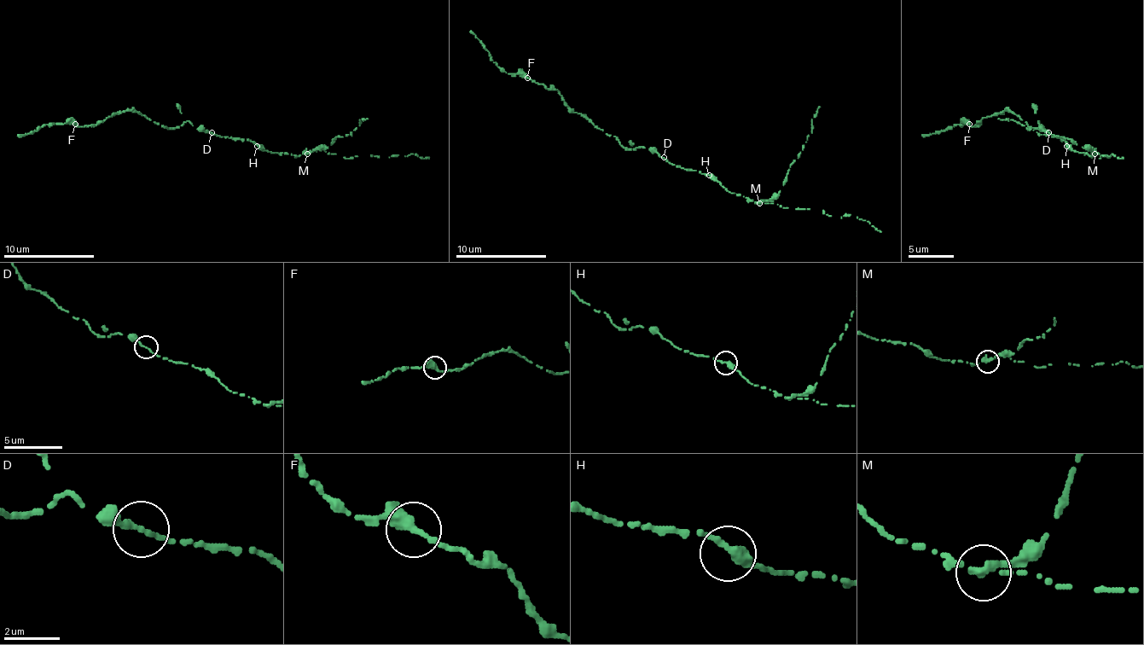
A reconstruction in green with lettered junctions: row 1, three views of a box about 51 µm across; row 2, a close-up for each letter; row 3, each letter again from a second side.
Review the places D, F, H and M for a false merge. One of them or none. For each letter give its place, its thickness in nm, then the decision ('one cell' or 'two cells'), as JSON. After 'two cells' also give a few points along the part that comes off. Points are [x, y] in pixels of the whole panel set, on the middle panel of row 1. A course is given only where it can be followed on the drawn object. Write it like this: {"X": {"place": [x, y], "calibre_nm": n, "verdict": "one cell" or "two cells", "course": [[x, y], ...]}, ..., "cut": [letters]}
{"D": {"place": [664, 157], "calibre_nm": 200, "verdict": "one cell"}, "F": {"place": [527, 78], "calibre_nm": 280, "verdict": "one cell"}, "H": {"place": [709, 175], "calibre_nm": 340, "verdict": "one cell"}, "M": {"place": [759, 203], "calibre_nm": 240, "verdict": "two cells", "course": [[758, 202], [772, 198], [784, 184], [788, 168], [811, 132], [811, 119], [820, 107]]}, "cut": ["M"]}

